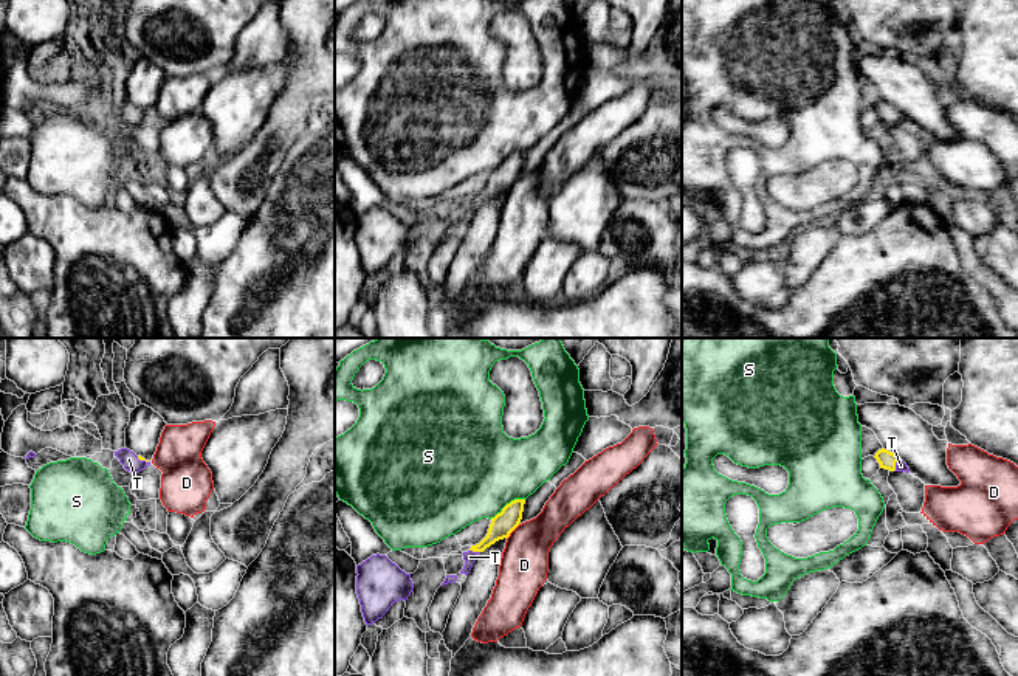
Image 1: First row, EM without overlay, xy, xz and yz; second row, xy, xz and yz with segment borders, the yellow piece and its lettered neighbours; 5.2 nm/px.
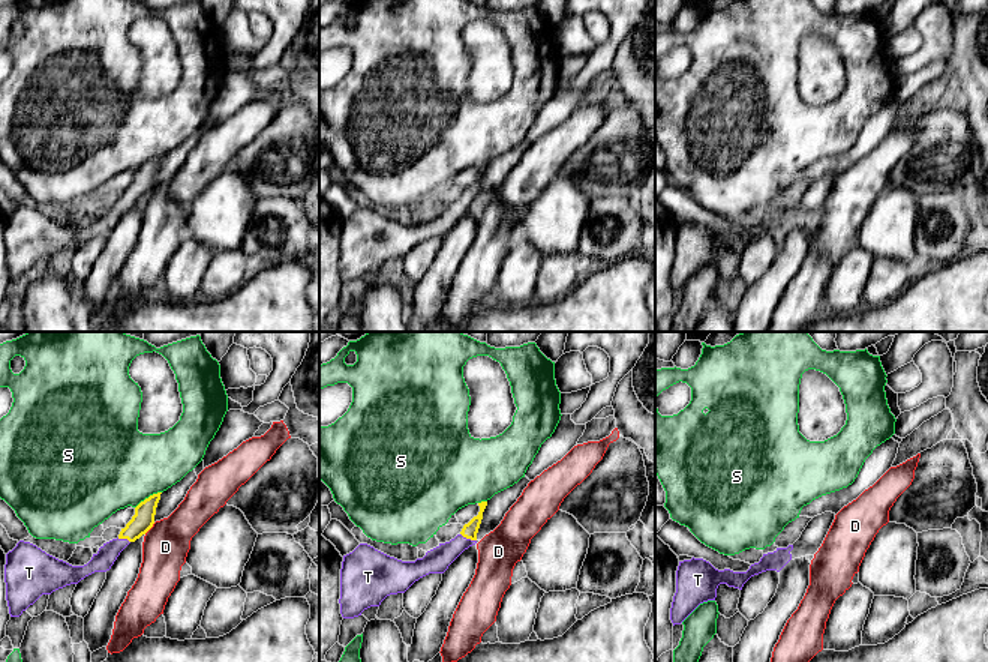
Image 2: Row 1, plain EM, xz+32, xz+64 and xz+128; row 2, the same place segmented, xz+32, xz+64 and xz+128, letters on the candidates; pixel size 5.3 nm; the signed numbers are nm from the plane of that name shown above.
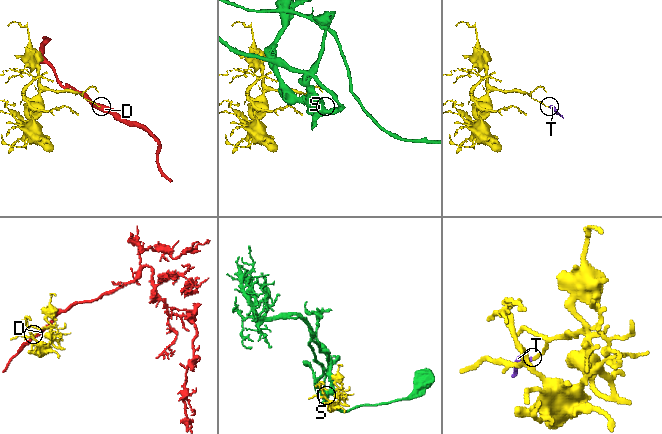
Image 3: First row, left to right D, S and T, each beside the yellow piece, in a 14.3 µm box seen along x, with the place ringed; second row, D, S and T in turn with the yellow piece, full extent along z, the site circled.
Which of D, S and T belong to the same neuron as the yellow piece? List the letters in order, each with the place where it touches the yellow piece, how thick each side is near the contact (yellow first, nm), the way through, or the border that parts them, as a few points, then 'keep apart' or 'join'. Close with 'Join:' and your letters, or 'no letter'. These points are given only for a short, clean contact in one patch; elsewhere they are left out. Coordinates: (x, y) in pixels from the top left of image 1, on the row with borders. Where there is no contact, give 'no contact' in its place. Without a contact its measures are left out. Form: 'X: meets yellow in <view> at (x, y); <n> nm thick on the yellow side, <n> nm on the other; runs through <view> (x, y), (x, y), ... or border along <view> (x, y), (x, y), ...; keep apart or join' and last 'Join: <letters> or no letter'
D: meets yellow in xz at (512, 531); 120 nm thick on the yellow side, 260 nm on the other; keep apart
S: meets yellow in xz at (507, 504); 120 nm thick on the yellow side, 500 nm on the other; keep apart
T: meets yellow in xz at (474, 551); 120 nm thick on the yellow side, 70 nm on the other; runs through xz (502, 524), (474, 551), (470, 557); join
Join: T

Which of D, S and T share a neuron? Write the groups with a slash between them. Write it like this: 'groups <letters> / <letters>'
groups D / S / T

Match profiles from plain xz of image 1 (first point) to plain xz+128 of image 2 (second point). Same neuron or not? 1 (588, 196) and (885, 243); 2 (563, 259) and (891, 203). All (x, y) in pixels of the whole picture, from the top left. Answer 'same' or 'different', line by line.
1: same
2: different

